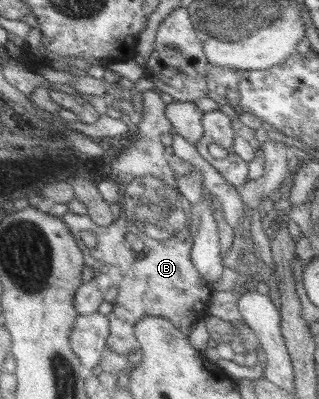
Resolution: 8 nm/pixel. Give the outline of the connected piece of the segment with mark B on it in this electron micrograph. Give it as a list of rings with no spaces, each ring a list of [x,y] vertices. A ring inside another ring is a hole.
[[[65,212],[60,215],[59,219],[68,227],[68,233],[72,235],[72,239],[77,241],[80,252],[83,256],[83,264],[94,271],[104,270],[112,264],[116,268],[120,268],[120,276],[124,278],[124,282],[118,288],[118,294],[111,302],[112,310],[108,314],[108,336],[105,340],[105,348],[115,352],[116,354],[124,355],[130,364],[137,365],[141,359],[141,352],[133,335],[133,328],[136,322],[141,318],[147,316],[155,316],[163,318],[173,324],[184,336],[188,337],[190,328],[194,322],[202,321],[207,315],[208,298],[212,293],[212,288],[208,286],[207,282],[198,274],[198,271],[193,267],[191,258],[189,257],[189,250],[192,244],[190,236],[186,240],[180,238],[168,238],[164,241],[156,241],[146,237],[137,231],[134,226],[130,226],[124,218],[118,217],[114,219],[114,226],[111,224],[106,227],[93,227],[92,233],[95,235],[97,245],[92,248],[85,247],[80,241],[80,231],[86,232],[89,229],[88,223],[85,219],[73,213]]]

